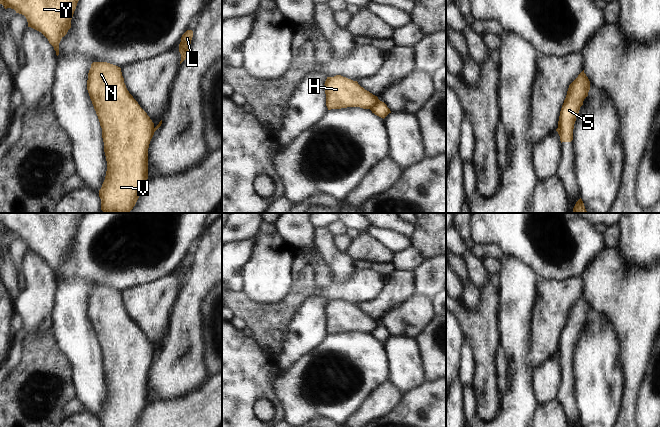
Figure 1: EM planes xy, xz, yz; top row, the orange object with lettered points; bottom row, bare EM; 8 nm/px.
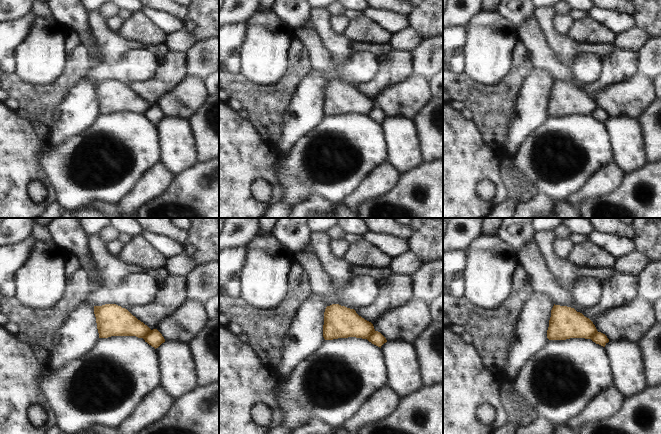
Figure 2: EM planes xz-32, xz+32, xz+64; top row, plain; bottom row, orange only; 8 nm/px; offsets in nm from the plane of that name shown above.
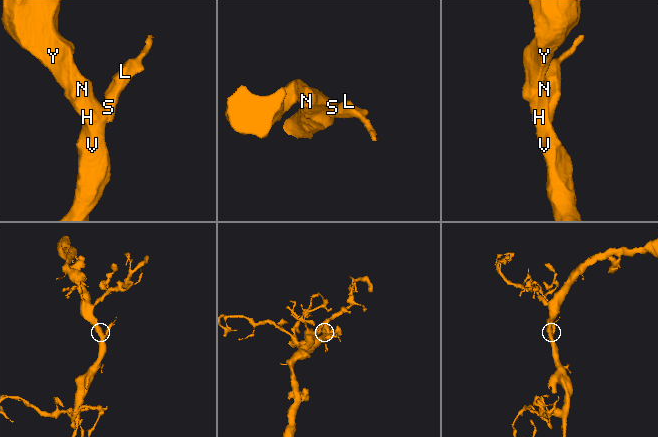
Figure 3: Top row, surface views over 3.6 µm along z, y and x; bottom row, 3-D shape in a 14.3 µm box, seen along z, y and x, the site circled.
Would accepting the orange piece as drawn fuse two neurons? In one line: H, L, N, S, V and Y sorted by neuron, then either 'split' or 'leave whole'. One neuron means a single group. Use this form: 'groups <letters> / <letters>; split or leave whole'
groups H N V Y / L S; split

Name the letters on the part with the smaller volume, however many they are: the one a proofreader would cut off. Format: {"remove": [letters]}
{"remove": ["L", "S"]}

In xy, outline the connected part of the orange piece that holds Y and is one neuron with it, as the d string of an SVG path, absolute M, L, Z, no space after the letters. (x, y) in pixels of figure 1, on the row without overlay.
M0 213L0 228L26 241L28 251L41 256L59 279L59 267L71 252L71 243L84 213Z

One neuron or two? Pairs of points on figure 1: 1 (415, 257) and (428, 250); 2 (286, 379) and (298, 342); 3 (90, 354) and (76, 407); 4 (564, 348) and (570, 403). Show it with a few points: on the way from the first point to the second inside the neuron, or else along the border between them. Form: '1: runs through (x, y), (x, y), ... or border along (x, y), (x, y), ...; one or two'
1: border along (412, 246), (424, 258); two
2: border along (310, 351), (301, 355), (289, 366), (275, 366); two
3: border along (75, 398), (84, 410); two
4: runs through (566, 362), (567, 389); one

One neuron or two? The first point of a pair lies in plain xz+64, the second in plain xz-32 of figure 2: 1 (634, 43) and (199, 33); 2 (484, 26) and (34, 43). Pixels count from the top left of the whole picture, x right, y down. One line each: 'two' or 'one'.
1: two
2: one

